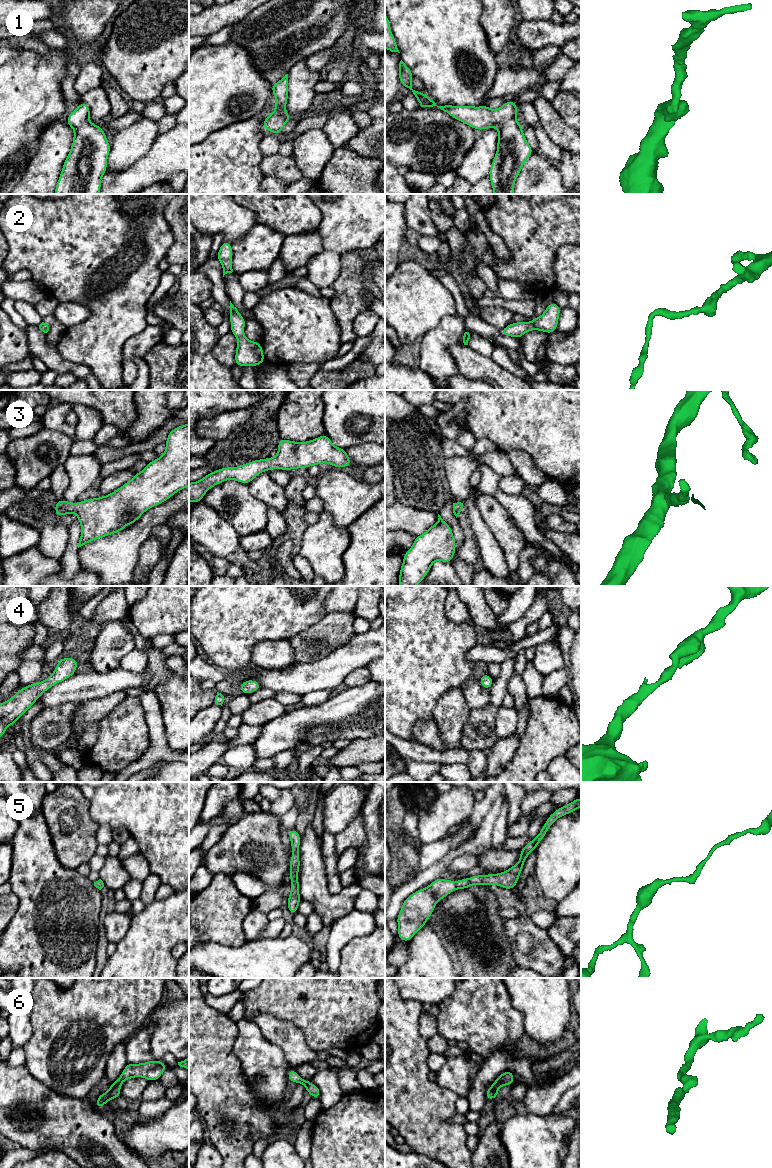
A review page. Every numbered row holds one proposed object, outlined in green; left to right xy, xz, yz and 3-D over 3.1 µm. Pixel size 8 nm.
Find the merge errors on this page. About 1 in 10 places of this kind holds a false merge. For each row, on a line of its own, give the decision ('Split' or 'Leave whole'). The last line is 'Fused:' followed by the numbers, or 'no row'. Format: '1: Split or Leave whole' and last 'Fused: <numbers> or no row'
1: Leave whole
2: Leave whole
3: Leave whole
4: Leave whole
5: Leave whole
6: Leave whole
Fused: no row

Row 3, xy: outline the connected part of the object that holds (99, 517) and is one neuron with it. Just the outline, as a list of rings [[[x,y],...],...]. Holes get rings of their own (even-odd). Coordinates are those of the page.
[[[189,423],[176,427],[168,434],[166,449],[162,456],[152,462],[123,486],[111,494],[100,498],[87,499],[78,503],[58,500],[55,513],[58,517],[76,513],[81,525],[81,536],[78,548],[111,534],[125,530],[128,524],[135,523],[148,509],[155,507],[176,492],[189,486]]]

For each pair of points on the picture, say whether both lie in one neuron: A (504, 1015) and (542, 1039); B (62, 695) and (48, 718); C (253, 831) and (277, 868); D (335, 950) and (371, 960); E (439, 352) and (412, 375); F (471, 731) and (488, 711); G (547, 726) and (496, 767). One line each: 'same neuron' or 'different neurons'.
A: different neurons
B: different neurons
C: same neuron
D: different neurons
E: different neurons
F: same neuron
G: different neurons

